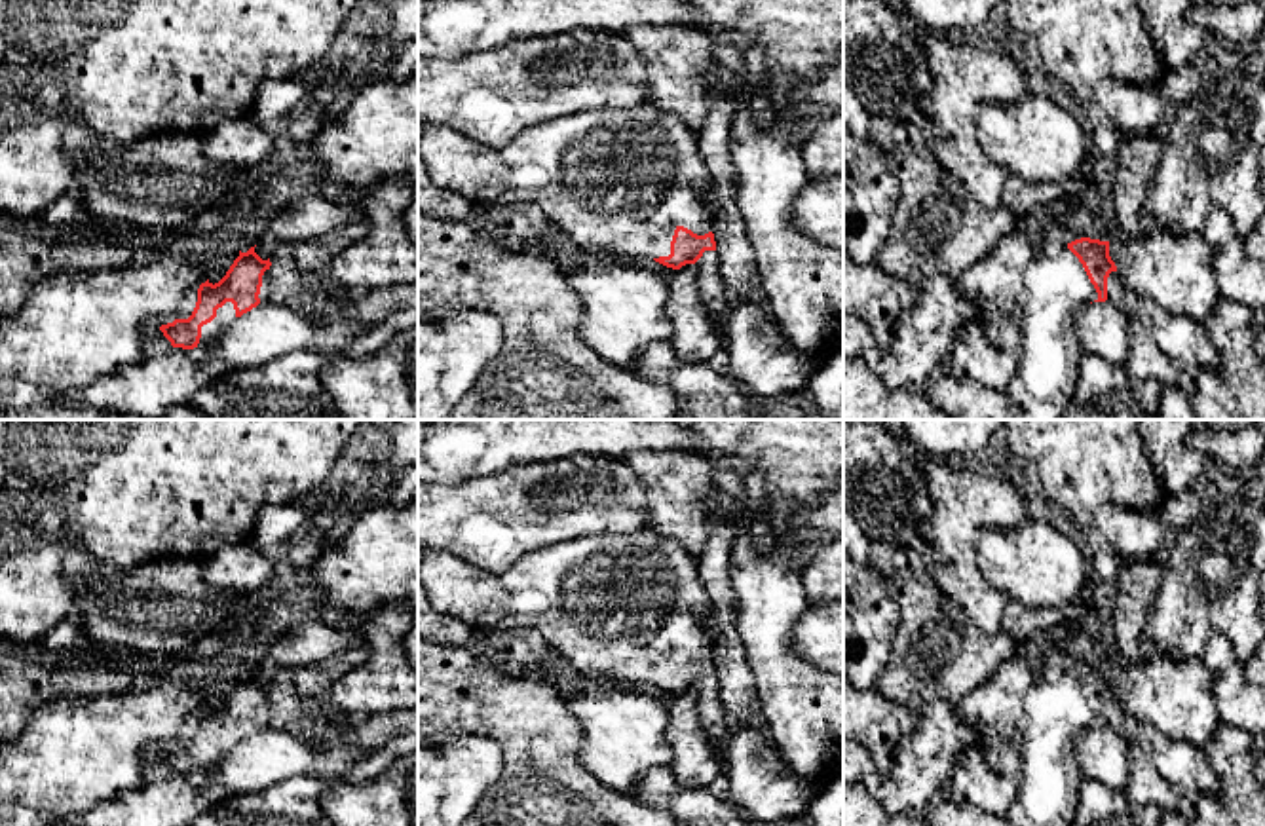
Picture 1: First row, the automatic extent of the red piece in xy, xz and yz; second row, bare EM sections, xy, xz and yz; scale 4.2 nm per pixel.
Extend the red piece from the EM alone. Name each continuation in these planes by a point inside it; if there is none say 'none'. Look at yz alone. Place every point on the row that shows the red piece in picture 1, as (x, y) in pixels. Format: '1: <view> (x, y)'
1: yz (1024, 299)
2: yz (1180, 337)

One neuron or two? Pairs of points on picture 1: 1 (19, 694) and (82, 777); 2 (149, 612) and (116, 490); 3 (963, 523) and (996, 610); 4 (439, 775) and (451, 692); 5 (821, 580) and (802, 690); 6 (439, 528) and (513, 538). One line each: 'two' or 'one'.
1: two
2: two
3: one
4: two
5: two
6: one

